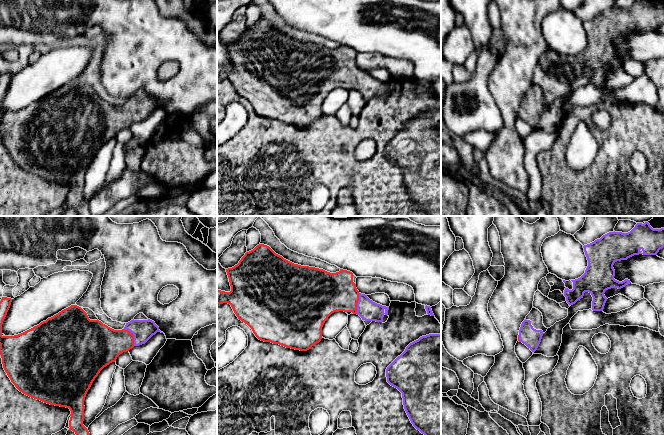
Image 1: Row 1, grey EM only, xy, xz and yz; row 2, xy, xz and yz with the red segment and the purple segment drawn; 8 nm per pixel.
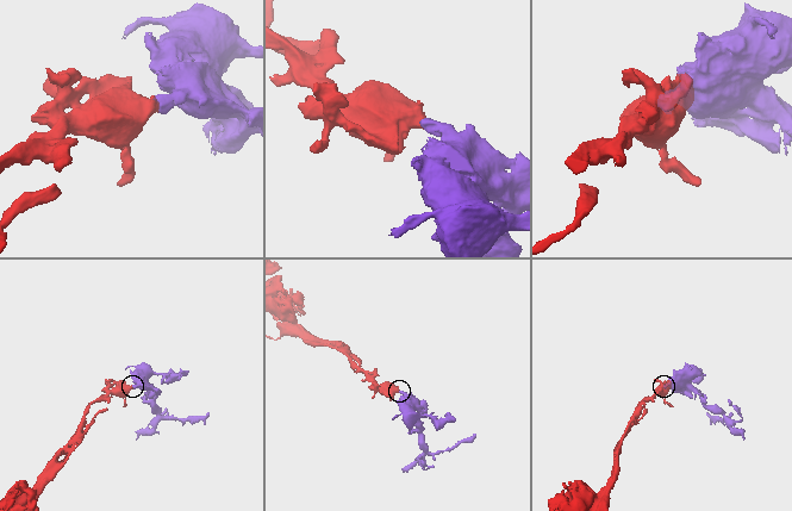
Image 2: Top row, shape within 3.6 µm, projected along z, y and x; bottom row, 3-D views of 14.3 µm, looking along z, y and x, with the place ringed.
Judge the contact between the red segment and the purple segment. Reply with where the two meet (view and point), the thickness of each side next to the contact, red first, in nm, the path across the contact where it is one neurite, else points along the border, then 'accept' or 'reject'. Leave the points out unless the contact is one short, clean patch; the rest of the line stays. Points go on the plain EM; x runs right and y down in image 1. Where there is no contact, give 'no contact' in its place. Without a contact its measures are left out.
xy (133, 111) | 280/170 nm | across xy (104, 120), (122, 117), (133, 111), (143, 106) | accept

